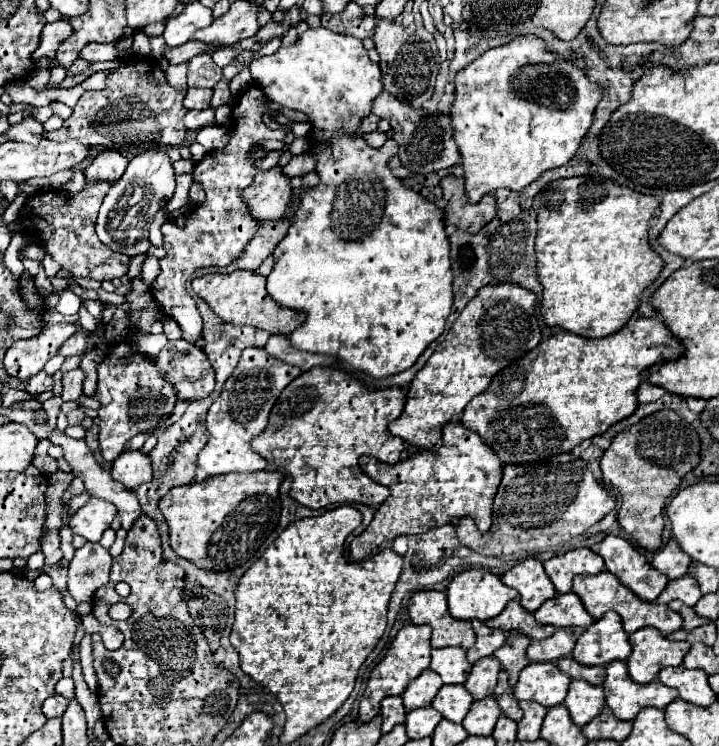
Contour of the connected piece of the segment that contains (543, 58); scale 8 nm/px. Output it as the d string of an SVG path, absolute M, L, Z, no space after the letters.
M534 34L516 36L508 44L484 52L456 74L454 84L456 100L450 110L450 124L462 158L466 196L472 204L498 188L522 190L546 170L566 164L588 132L594 108L602 96L598 84L590 82L580 68L548 52L544 40Z

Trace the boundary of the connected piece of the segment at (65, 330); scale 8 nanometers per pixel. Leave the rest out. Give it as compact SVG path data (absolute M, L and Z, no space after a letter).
M54 324L44 326L42 332L30 340L14 342L6 356L4 368L10 376L30 380L36 372L40 372L48 358L56 354L60 344L78 330L76 324Z

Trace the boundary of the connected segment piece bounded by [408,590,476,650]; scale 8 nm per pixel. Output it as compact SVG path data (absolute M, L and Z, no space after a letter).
M418 590L410 596L408 600L408 610L410 610L410 618L414 624L428 624L434 628L432 632L432 648L446 648L446 646L458 646L458 648L472 648L476 642L474 630L470 626L470 622L466 620L454 620L448 612L446 606L446 594L444 592L436 592L436 590Z

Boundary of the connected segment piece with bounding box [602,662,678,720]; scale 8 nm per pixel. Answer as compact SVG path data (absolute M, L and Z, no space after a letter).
M610 662L606 666L606 680L602 684L606 694L606 704L620 720L634 720L642 708L666 708L672 700L678 698L674 688L668 688L660 682L636 684L628 676L624 662Z

